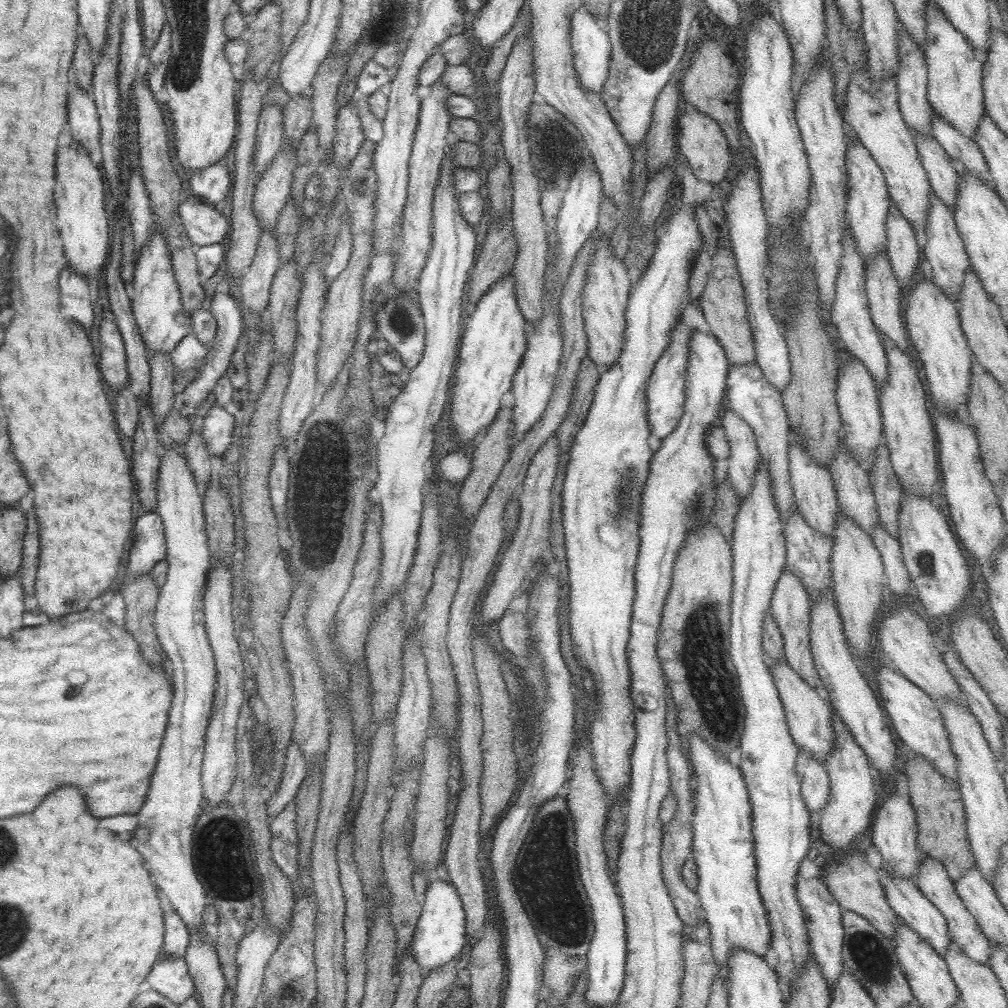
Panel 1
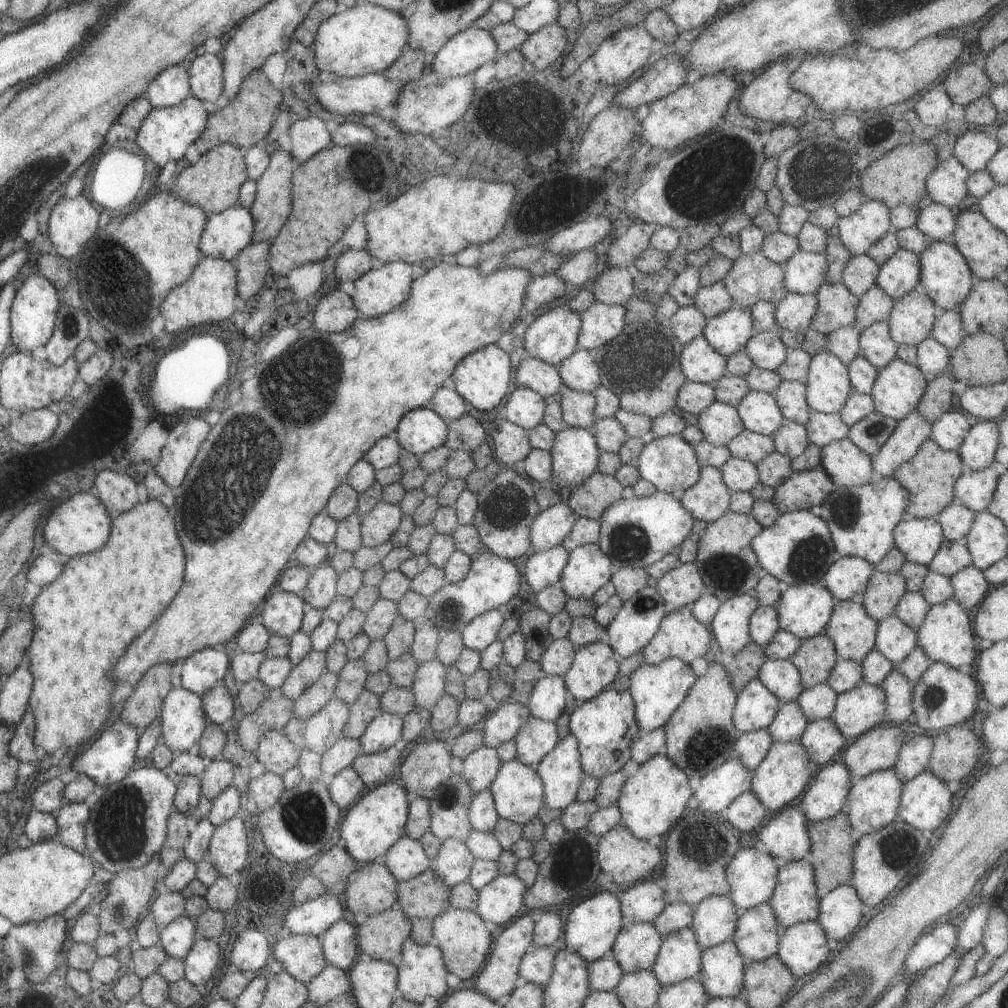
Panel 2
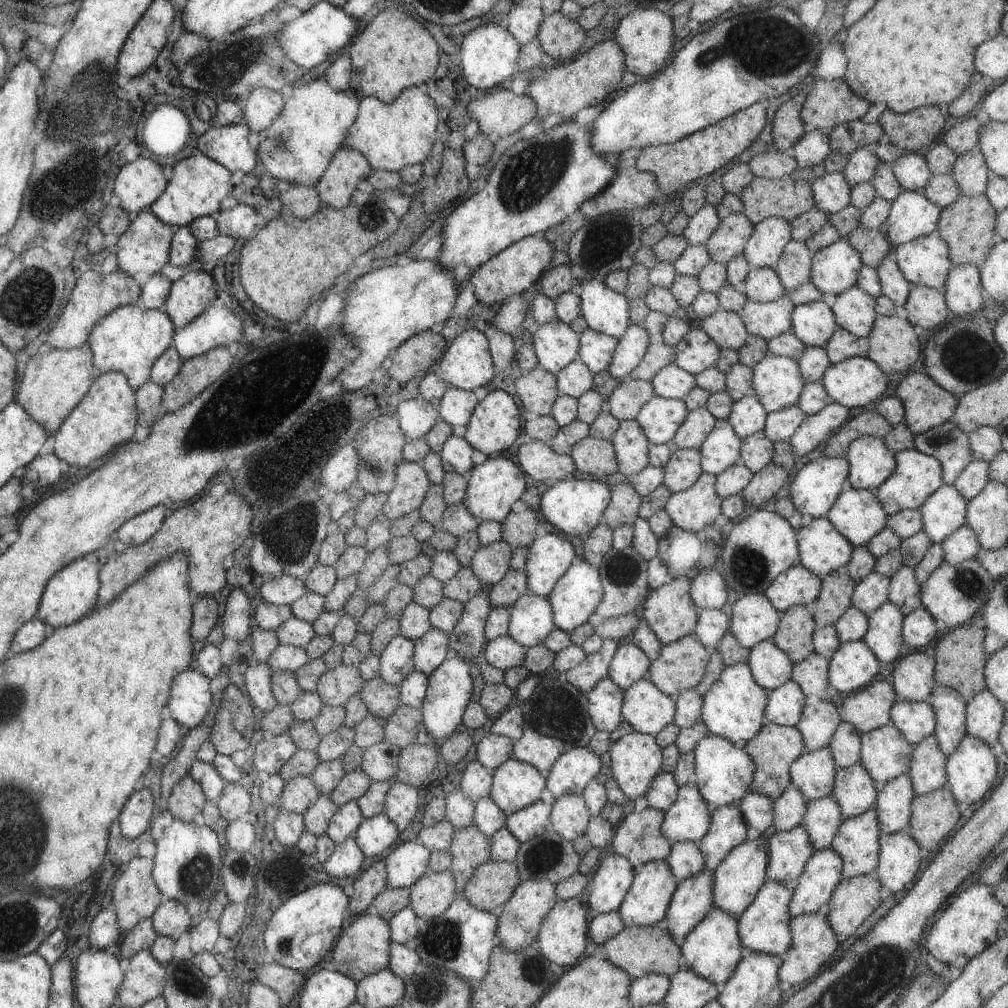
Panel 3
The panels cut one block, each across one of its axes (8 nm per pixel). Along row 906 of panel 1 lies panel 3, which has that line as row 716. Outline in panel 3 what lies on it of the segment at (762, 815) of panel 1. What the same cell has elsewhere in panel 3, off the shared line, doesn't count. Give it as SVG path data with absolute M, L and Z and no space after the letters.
M789 680L768 694L763 708L763 724L794 727L804 706L805 700L799 686Z

